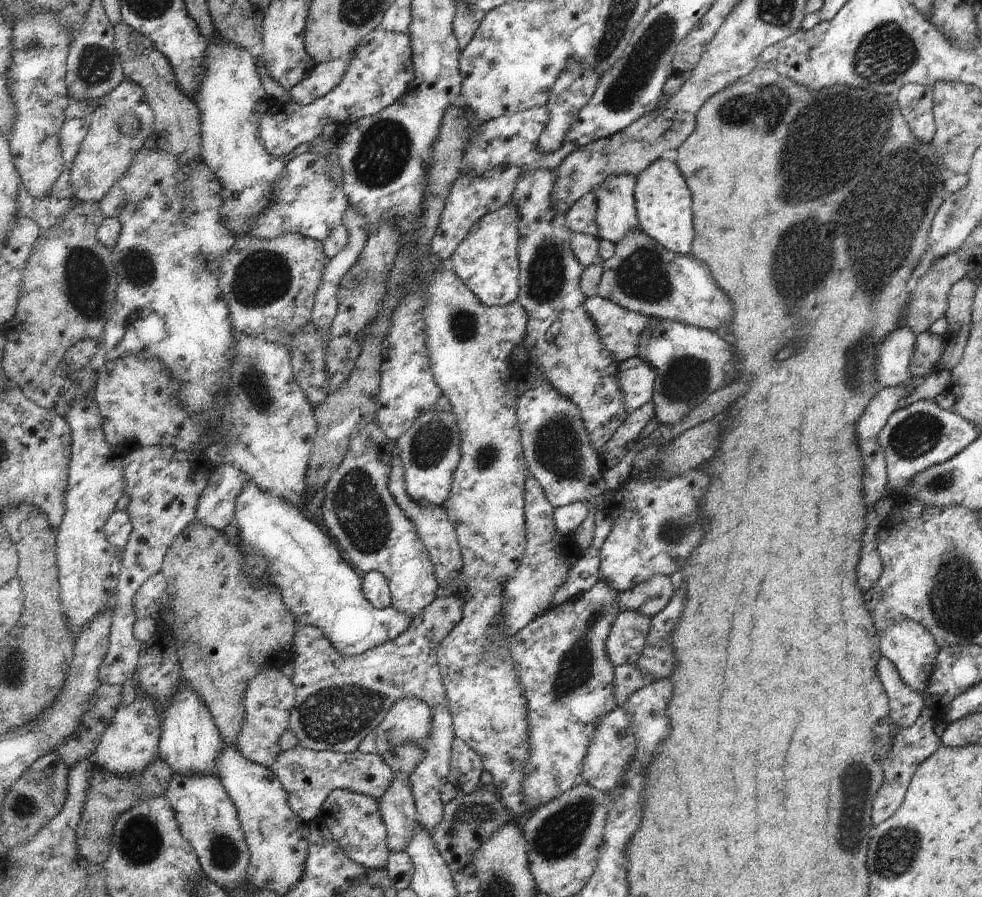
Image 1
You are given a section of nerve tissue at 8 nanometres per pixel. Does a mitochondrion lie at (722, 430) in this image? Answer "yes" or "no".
no

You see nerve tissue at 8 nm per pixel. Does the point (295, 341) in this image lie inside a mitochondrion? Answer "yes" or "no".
no

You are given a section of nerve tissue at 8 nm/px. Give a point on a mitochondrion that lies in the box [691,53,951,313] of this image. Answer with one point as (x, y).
(746, 109)

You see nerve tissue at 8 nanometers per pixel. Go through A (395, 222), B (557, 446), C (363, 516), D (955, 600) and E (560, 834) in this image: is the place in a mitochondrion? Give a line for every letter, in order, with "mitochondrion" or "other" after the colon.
A: other
B: mitochondrion
C: mitochondrion
D: mitochondrion
E: mitochondrion

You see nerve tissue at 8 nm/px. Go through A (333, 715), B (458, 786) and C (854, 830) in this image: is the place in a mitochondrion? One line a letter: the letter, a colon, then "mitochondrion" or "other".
A: mitochondrion
B: other
C: mitochondrion

